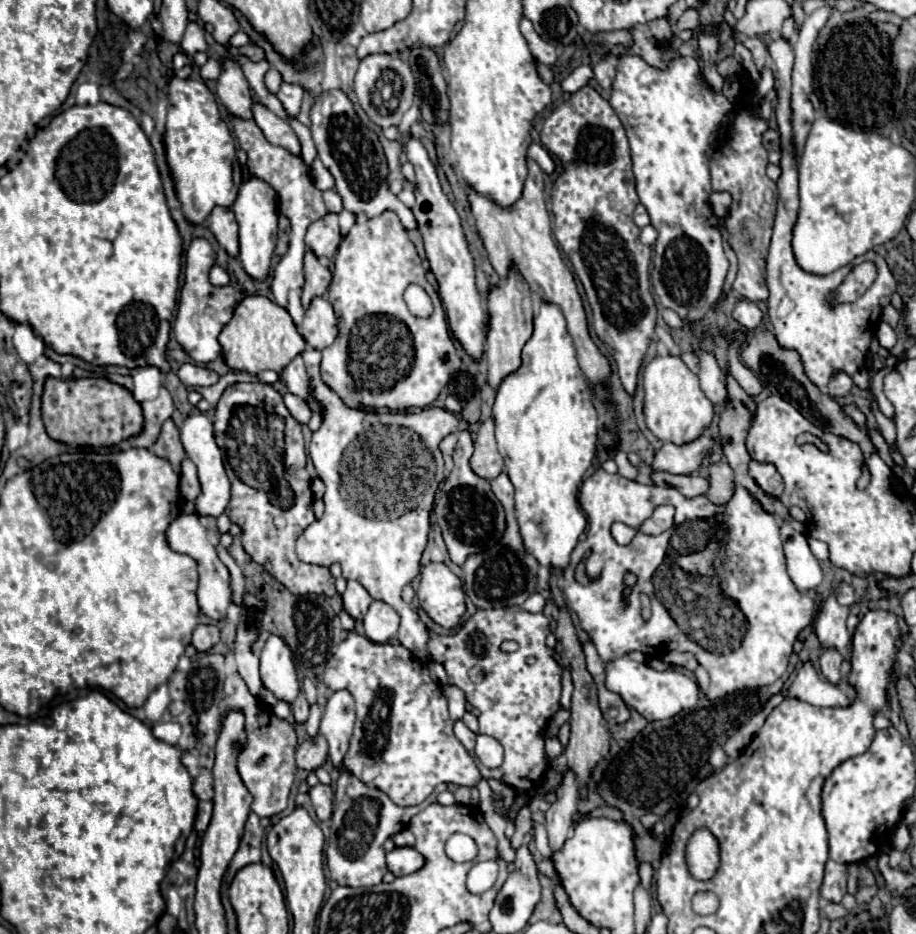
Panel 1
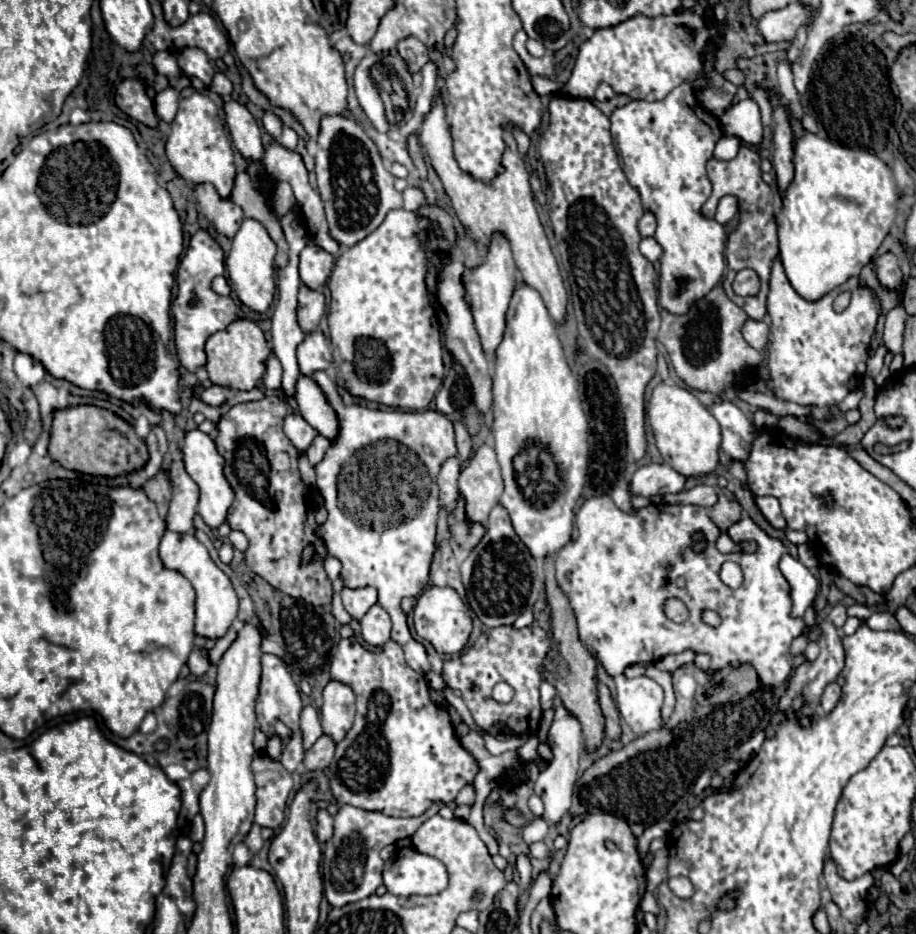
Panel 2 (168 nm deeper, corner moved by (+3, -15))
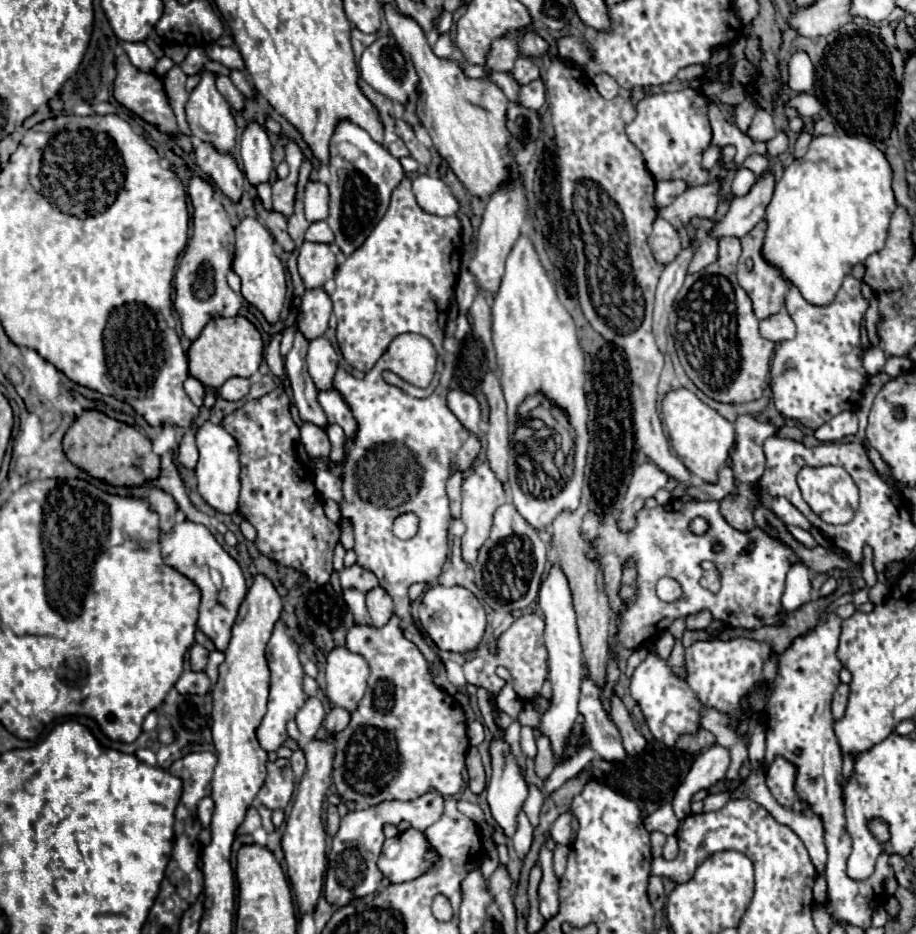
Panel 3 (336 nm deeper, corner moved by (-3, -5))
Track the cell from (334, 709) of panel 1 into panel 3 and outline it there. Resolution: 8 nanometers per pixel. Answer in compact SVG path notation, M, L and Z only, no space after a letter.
M338 646L328 654L326 664L326 696L330 704L346 710L356 710L366 692L370 668L364 656L350 652L346 646Z

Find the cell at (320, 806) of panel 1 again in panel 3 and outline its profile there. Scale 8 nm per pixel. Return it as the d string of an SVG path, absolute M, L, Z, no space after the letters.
M330 806L330 808L328 808L328 816L326 816L326 828L328 828L328 834L334 836L334 834L338 832L338 826L340 826L338 810L336 810L336 806Z

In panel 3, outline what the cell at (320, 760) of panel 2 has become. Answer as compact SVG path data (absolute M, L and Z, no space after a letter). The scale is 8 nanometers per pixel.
M334 706L330 710L330 714L326 716L326 722L324 722L324 726L328 730L328 736L334 736L340 730L344 730L348 726L348 722L350 722L350 712L340 708L340 706Z

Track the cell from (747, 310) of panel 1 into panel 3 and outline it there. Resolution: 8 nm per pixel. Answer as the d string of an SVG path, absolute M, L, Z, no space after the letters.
M782 308L778 314L760 322L760 334L772 342L782 342L796 336L796 326L790 314Z

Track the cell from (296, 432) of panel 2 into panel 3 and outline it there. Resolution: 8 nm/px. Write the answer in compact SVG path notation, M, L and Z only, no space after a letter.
M302 424L300 428L300 440L308 452L310 458L314 460L328 460L330 456L330 440L326 432L314 424Z

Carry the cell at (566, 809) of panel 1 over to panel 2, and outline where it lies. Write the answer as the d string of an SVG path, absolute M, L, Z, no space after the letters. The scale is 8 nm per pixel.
M560 702L554 706L554 712L556 712L556 716L554 716L554 722L550 728L550 738L548 738L548 744L552 746L552 752L554 752L554 760L534 782L534 794L540 796L546 806L546 812L542 814L542 818L550 826L560 826L562 818L568 814L570 804L572 804L572 790L574 790L574 782L576 782L578 760L582 754L582 742L580 742L582 732L580 732L578 720Z

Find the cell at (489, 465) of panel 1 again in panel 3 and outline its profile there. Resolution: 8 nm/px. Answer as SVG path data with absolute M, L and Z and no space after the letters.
M478 462L464 476L464 484L462 484L462 520L466 524L466 532L462 536L462 558L468 566L474 566L480 546L488 540L488 534L492 528L492 516L494 516L496 508L502 506L504 502L506 502L504 486L498 482L498 478L490 470L488 462Z

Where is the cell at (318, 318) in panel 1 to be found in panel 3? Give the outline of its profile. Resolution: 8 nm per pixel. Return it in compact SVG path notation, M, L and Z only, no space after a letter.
M316 338L308 346L308 372L316 384L318 390L330 390L332 388L332 378L336 374L336 364L338 364L338 354L328 342L328 338Z

